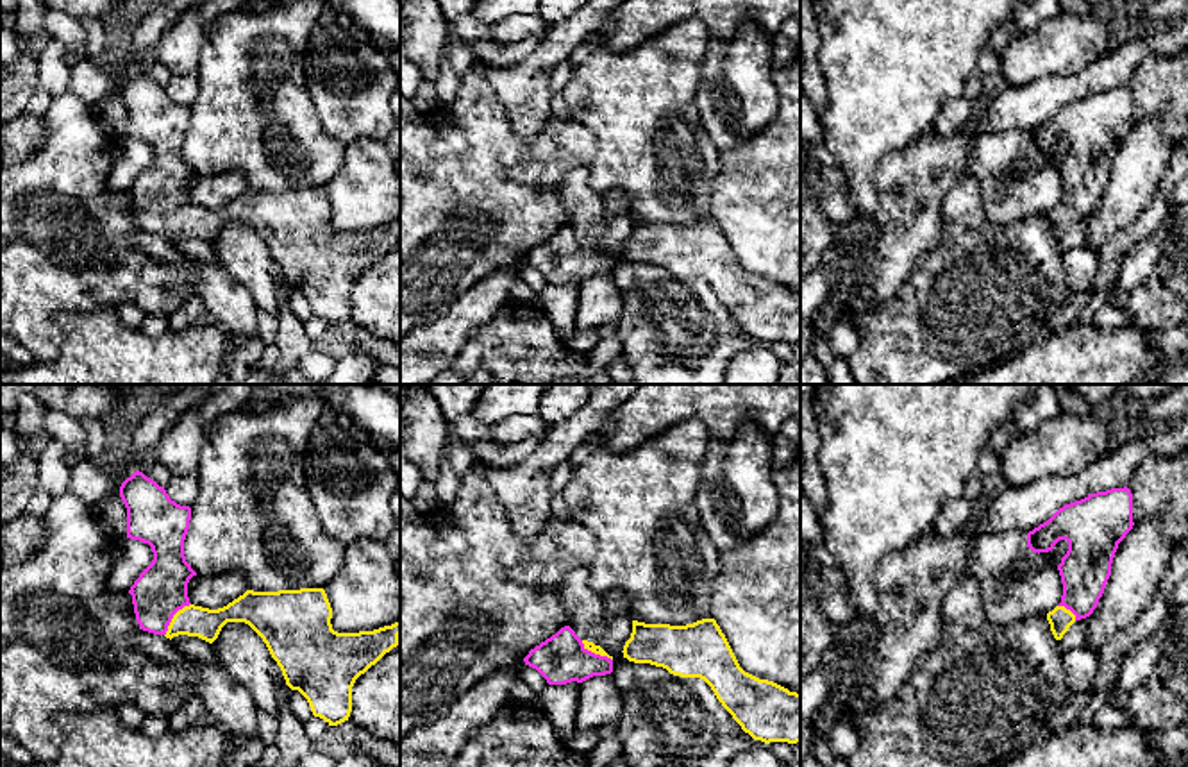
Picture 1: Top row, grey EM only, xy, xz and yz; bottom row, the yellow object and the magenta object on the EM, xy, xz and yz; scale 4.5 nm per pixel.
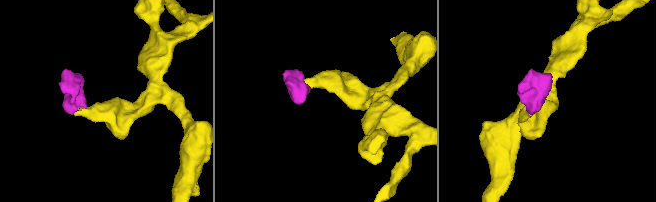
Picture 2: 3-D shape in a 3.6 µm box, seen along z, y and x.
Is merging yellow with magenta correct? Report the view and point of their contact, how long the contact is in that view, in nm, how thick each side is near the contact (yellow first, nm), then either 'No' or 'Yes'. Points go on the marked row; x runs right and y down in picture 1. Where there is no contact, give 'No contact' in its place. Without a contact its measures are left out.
Touches yellow at xy (174, 617). Shared border 190 nm. Thickness 140 nm (yellow) against 240 nm. Yes

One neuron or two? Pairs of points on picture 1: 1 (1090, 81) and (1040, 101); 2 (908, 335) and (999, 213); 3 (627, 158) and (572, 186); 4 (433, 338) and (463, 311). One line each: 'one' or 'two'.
1: one
2: two
3: two
4: one

